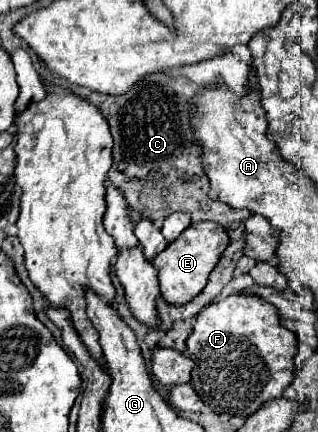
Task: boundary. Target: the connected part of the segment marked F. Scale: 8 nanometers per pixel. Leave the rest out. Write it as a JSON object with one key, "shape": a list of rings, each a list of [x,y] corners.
{"shape":[[[232,294],[218,302],[208,304],[196,318],[192,334],[188,336],[186,344],[188,344],[186,354],[194,362],[190,384],[198,392],[202,402],[218,414],[250,416],[258,408],[262,408],[264,402],[268,402],[268,394],[270,400],[280,398],[284,388],[294,380],[294,356],[298,350],[296,336],[280,324],[278,312],[274,312],[274,308],[262,298]]]}

